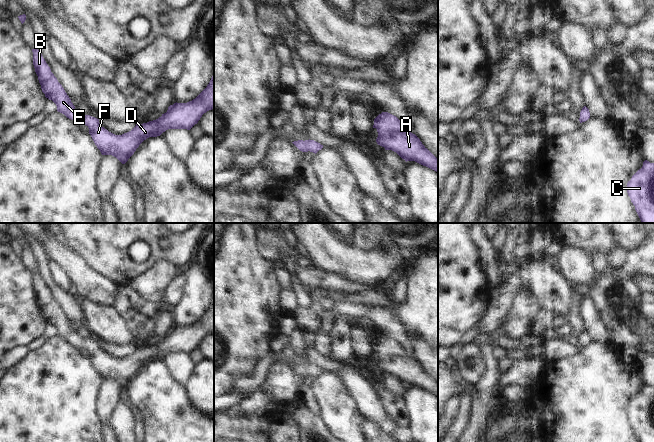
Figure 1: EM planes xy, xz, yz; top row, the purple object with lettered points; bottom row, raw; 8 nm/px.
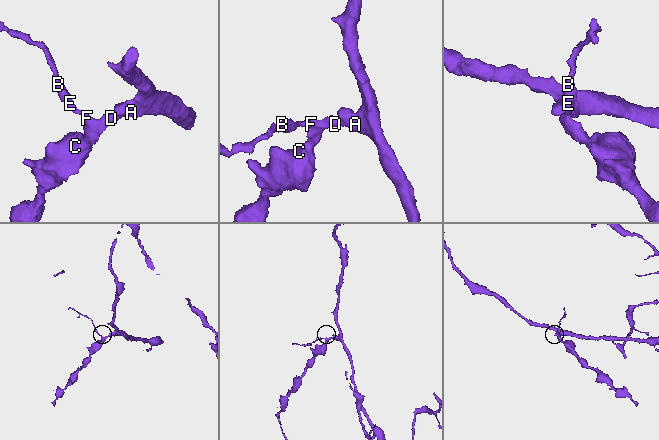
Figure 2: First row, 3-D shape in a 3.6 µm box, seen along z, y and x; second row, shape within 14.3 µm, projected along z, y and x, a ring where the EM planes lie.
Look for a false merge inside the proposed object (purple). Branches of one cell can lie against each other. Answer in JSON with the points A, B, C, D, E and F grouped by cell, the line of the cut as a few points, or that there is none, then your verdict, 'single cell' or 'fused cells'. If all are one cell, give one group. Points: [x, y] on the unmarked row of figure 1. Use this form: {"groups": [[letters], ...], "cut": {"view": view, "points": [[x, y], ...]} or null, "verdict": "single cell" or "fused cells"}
{"groups": [["A", "B", "C", "D", "E", "F"]], "cut": null, "verdict": "single cell"}

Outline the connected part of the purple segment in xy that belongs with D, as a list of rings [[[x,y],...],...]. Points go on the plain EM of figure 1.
[[[32,273],[33,289],[38,300],[42,316],[52,324],[57,335],[76,347],[89,352],[95,369],[102,379],[112,379],[122,388],[134,378],[139,369],[149,361],[160,360],[168,353],[190,354],[198,347],[204,337],[214,333],[214,297],[207,311],[192,325],[174,327],[168,331],[166,337],[156,344],[136,350],[122,359],[115,359],[102,351],[99,343],[90,339],[79,338],[62,309],[51,296],[40,275]]]

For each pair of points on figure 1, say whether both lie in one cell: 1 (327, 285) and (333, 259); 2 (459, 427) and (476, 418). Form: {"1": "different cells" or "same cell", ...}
{"1": "different cells", "2": "different cells"}

